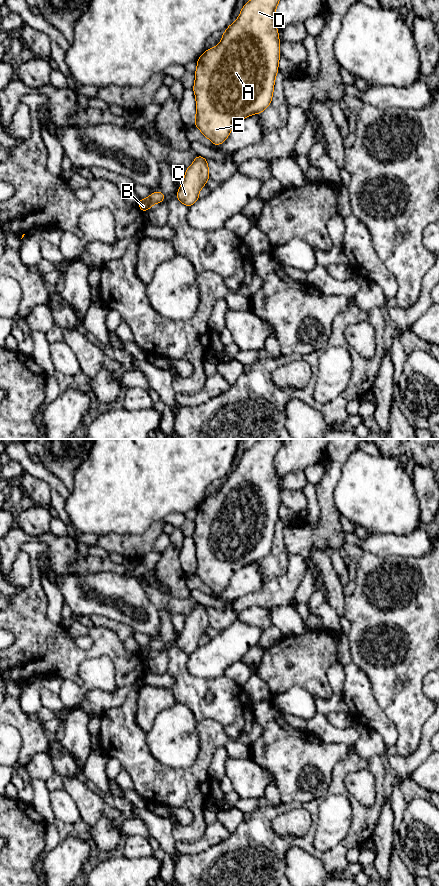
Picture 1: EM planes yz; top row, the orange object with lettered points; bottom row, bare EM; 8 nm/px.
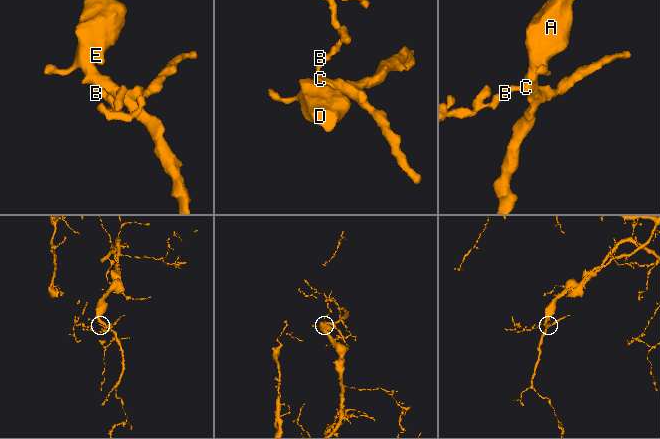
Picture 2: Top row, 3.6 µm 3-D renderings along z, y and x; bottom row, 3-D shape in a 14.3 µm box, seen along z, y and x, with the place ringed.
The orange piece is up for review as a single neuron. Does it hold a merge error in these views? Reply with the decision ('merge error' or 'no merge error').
no merge error

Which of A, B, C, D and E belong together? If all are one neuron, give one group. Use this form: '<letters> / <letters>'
A B C D E

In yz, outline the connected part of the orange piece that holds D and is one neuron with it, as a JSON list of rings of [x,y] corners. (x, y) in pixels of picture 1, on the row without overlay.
[[[260,439],[244,452],[237,468],[223,481],[220,491],[205,498],[197,508],[195,531],[192,536],[196,546],[194,572],[215,594],[226,589],[231,578],[245,565],[260,562],[271,552],[281,504],[275,458],[282,441],[283,439]]]

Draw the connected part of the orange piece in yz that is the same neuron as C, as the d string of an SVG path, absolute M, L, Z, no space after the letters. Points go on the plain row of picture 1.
M197 603L185 619L182 632L177 640L177 647L188 656L199 647L199 640L210 626L209 615L205 605Z

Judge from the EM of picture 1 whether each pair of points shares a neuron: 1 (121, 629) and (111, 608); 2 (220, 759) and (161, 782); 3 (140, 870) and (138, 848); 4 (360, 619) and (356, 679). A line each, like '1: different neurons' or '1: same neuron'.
1: different neurons
2: different neurons
3: different neurons
4: different neurons

